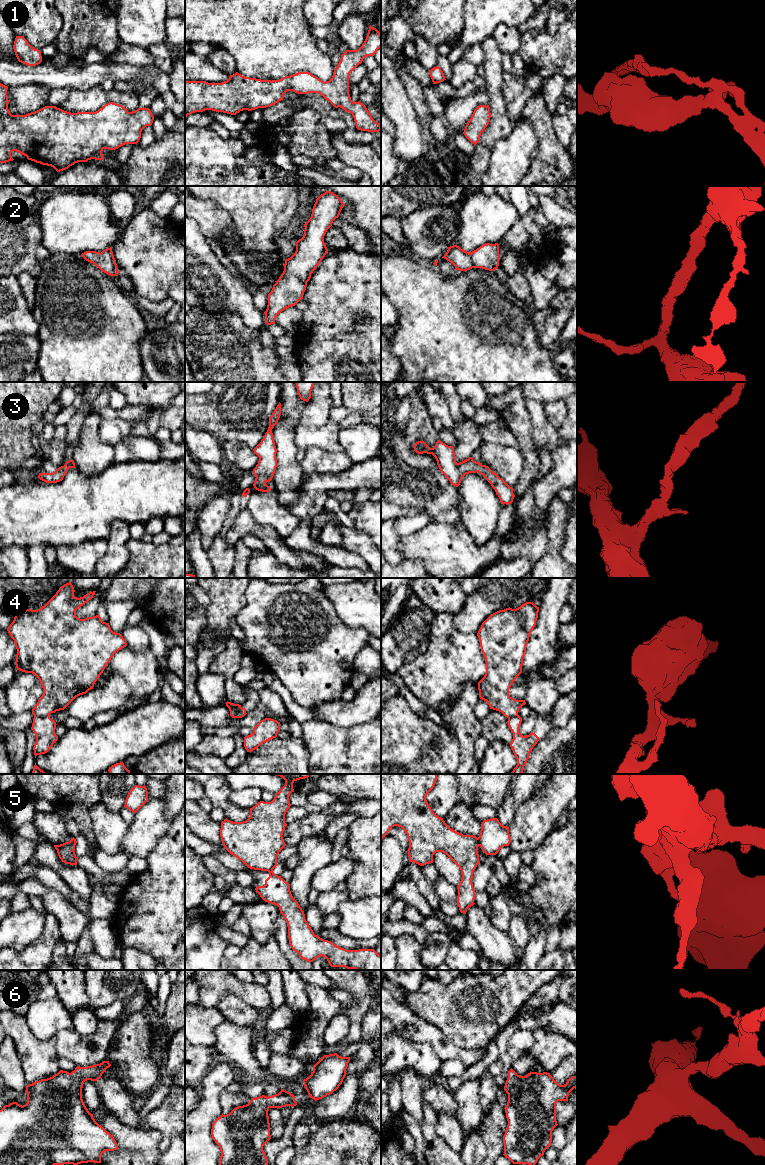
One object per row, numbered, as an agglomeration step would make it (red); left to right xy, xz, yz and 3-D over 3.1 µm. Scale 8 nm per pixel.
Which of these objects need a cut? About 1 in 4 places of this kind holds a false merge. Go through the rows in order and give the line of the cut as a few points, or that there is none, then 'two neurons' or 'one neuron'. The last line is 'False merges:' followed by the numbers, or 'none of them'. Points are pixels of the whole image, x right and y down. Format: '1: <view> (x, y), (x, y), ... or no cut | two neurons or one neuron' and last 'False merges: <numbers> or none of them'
1: no cut | one neuron
2: no cut | one neuron
3: no cut | one neuron
4: xy (49, 714), (34, 716) | two neurons
5: yz (477, 838), (479, 845) | two neurons
6: no cut | one neuron
False merges: 4, 5

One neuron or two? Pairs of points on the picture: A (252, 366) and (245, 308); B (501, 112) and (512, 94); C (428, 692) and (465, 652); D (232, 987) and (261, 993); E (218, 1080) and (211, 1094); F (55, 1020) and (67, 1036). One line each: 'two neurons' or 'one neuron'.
A: two neurons
B: two neurons
C: one neuron
D: one neuron
E: one neuron
F: two neurons

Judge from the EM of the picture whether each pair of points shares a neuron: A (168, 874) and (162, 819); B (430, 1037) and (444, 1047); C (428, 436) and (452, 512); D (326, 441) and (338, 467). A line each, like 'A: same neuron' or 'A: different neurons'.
A: different neurons
B: same neuron
C: same neuron
D: different neurons

